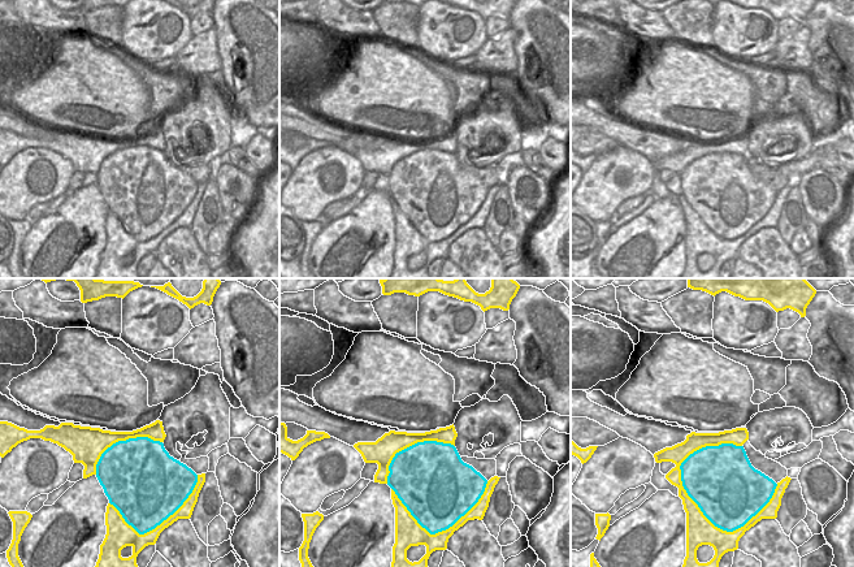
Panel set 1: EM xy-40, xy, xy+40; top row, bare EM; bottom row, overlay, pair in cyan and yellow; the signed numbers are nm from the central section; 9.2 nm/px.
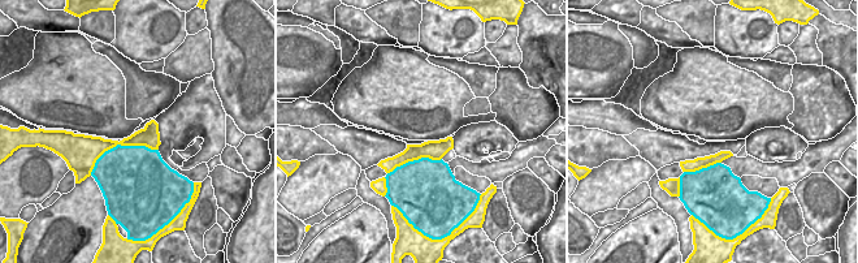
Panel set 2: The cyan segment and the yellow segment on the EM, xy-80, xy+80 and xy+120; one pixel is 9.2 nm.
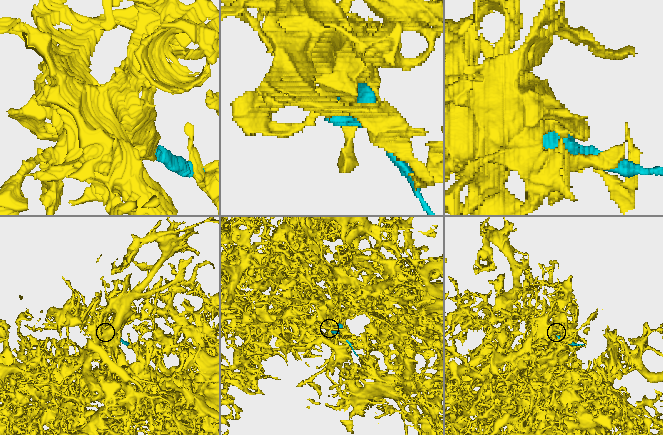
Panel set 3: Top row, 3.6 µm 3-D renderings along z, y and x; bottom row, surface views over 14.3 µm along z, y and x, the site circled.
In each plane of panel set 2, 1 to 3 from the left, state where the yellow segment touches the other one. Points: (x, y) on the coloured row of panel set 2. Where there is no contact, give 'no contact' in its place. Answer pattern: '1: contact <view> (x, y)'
1: contact xy-80 (167, 224)
2: contact xy+80 (440, 238)
3: contact xy+120 (735, 237)

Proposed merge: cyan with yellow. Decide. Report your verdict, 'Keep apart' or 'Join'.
Keep apart.

